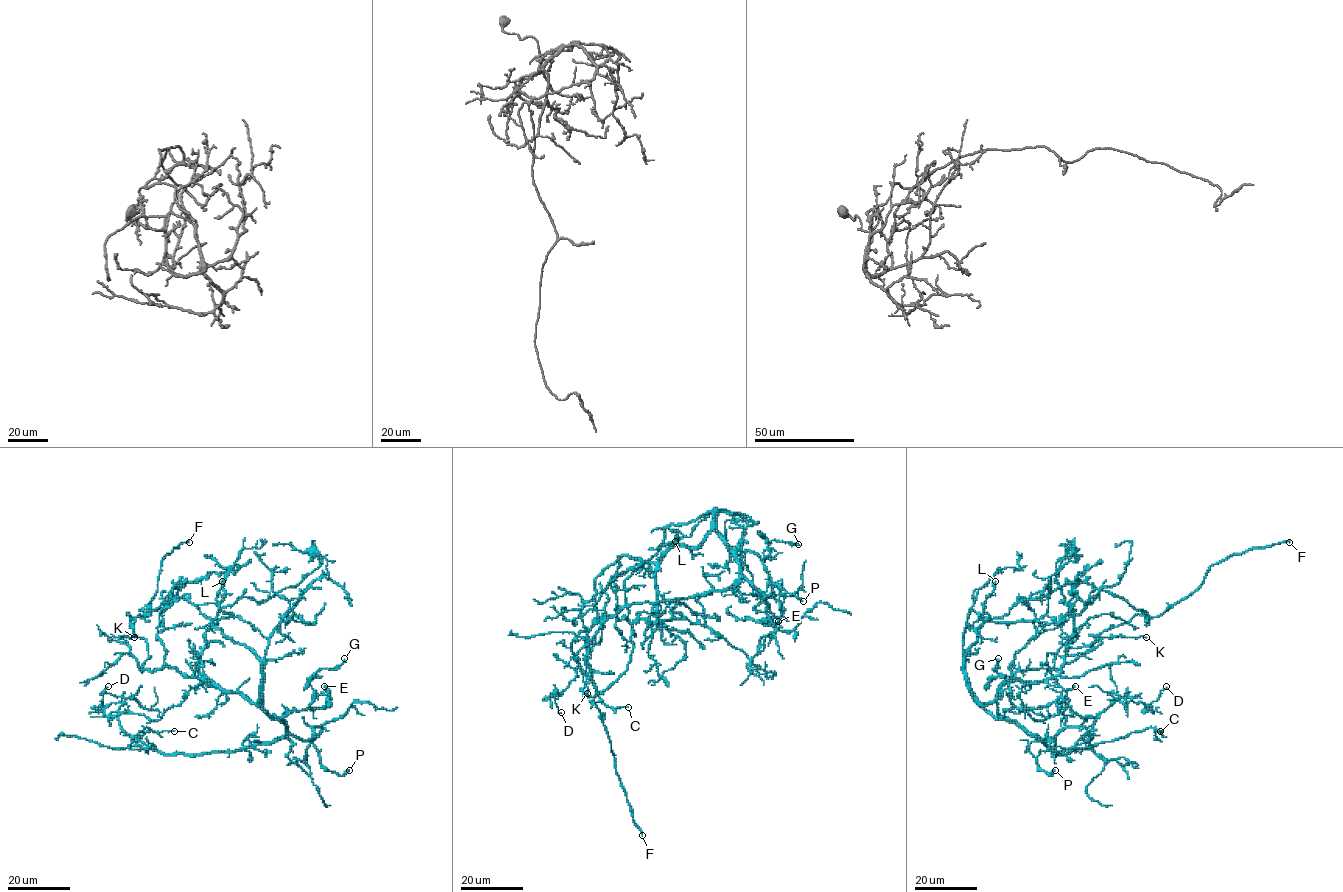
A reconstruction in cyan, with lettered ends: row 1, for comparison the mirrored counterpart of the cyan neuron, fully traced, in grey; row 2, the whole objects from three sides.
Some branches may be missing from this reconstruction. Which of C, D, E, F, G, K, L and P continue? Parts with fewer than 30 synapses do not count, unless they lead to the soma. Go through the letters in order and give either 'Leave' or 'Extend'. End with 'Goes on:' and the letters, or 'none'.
C: Leave
D: Leave
E: Leave
F: Extend
G: Leave
K: Leave
L: Leave
P: Leave
Goes on: F

